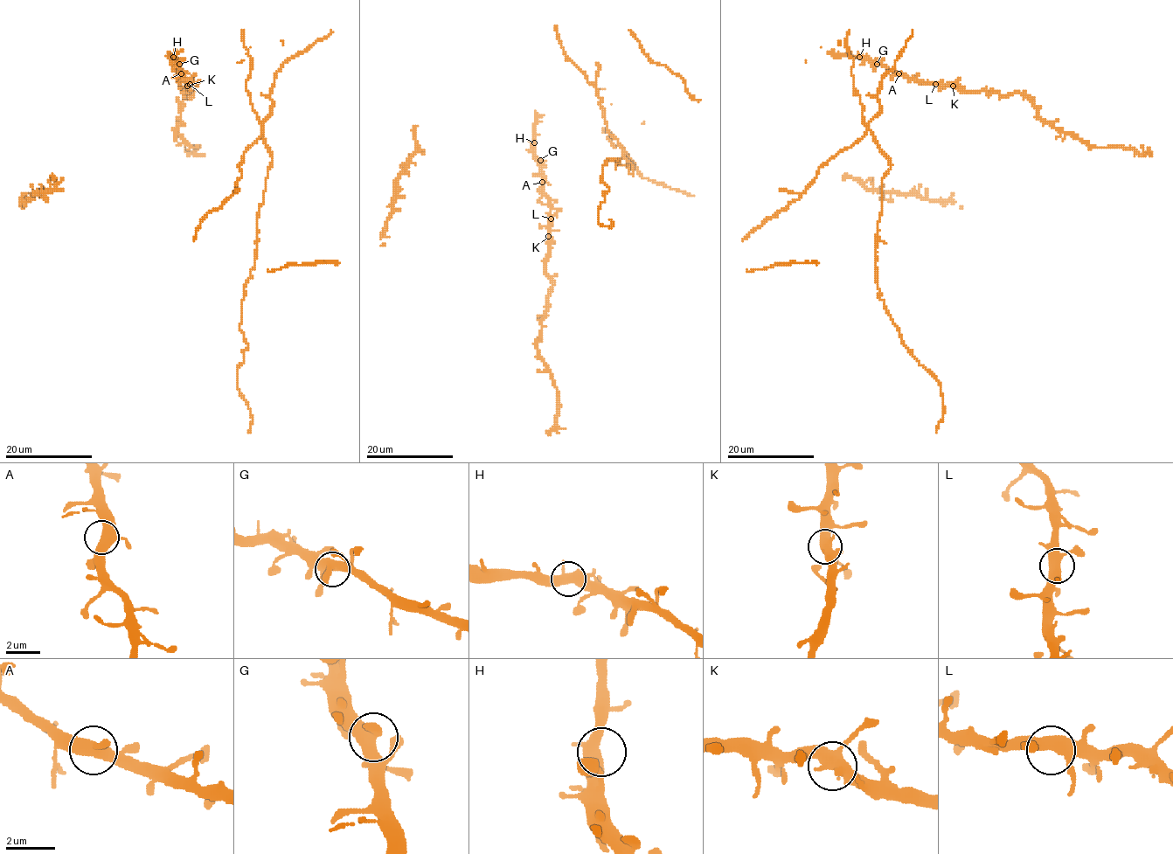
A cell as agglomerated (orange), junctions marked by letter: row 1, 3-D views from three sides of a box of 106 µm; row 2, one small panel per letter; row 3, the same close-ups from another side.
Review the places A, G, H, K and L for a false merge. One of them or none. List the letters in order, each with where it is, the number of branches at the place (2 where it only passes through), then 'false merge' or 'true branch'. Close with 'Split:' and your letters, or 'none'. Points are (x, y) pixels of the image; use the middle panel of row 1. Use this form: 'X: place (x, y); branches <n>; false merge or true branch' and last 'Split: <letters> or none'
A: place (542, 182); branches 3; true branch
G: place (540, 160); branches 4; true branch
H: place (534, 142); branches 3; true branch
K: place (548, 236); branches 3; true branch
L: place (551, 218); branches 4; true branch
Split: none

